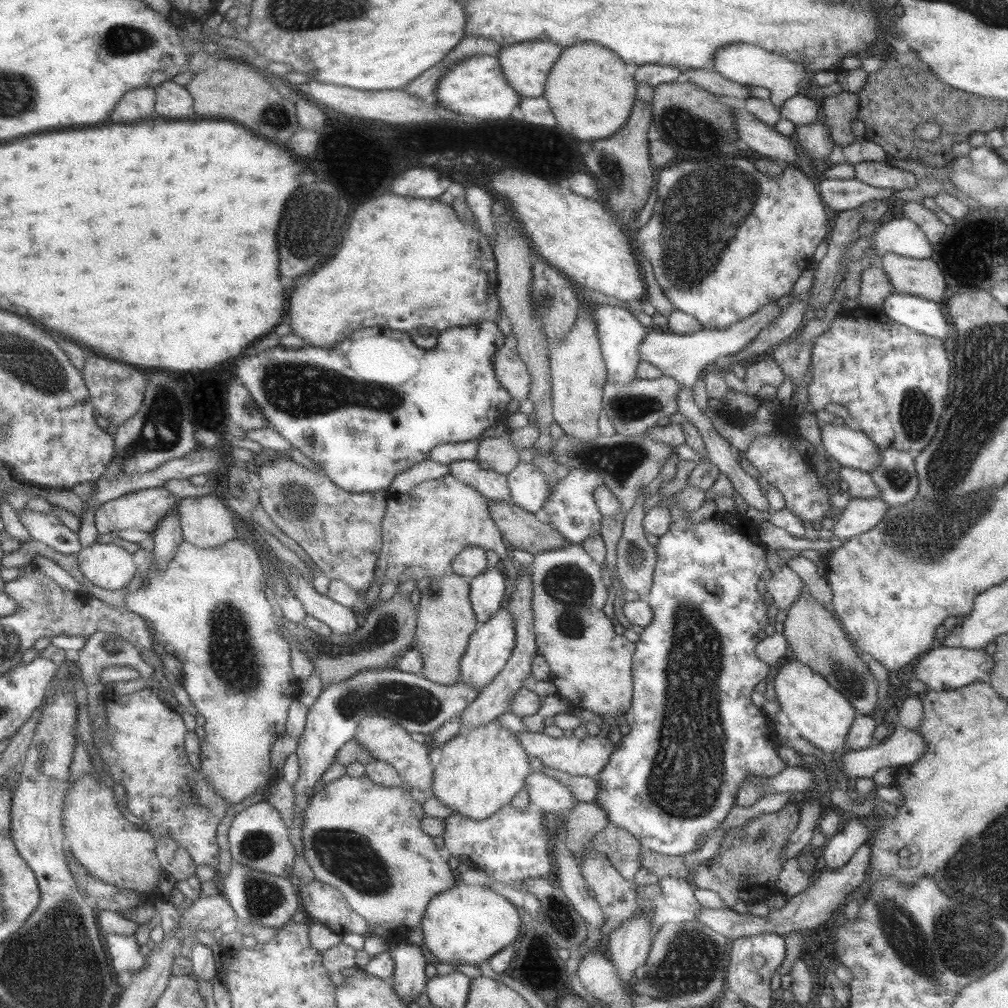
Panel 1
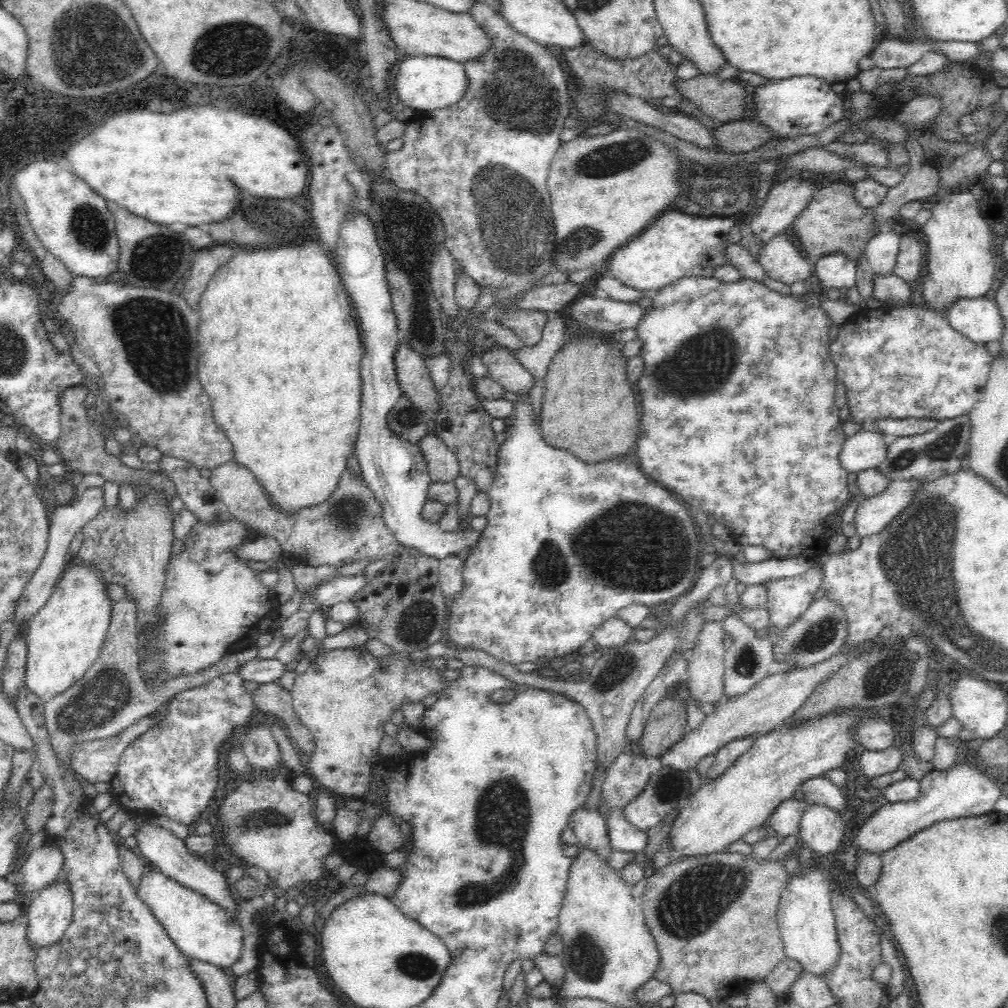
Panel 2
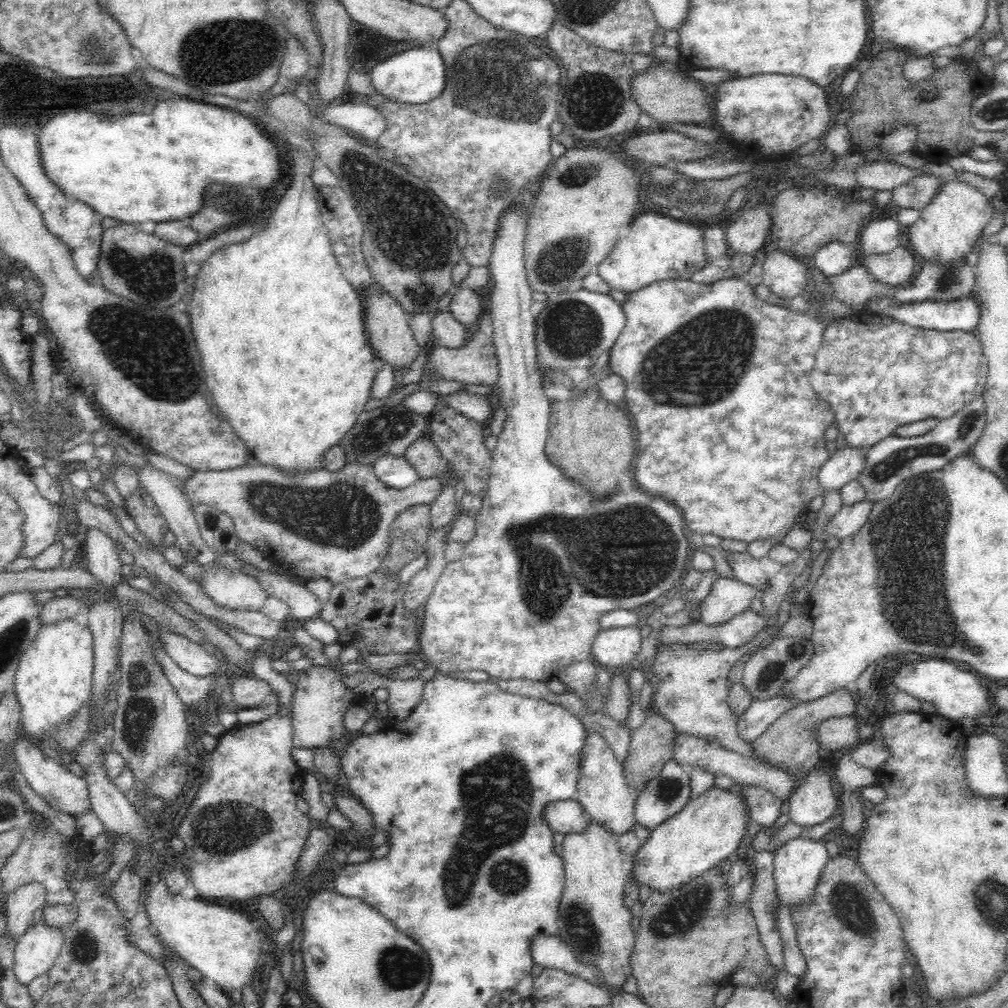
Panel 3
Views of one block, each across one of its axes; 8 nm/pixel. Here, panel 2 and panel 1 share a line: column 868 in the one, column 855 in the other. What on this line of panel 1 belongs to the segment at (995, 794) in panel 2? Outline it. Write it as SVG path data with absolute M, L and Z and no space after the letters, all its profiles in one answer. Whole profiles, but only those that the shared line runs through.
M852 815L852 817L849 818L849 821L845 822L842 828L840 828L834 836L823 844L821 847L821 857L823 858L825 867L834 869L843 866L843 864L854 855L854 852L859 848L859 846L866 842L869 834L865 824L861 822L862 819L863 818Z

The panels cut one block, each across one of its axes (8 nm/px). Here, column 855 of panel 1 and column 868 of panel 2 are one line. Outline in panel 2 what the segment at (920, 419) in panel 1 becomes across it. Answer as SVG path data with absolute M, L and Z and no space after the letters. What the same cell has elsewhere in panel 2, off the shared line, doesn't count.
M861 307L834 330L828 357L835 366L836 378L845 388L852 422L869 428L880 418L927 418L944 420L969 413L988 382L992 354L984 344L970 341L956 332L936 309L930 307Z

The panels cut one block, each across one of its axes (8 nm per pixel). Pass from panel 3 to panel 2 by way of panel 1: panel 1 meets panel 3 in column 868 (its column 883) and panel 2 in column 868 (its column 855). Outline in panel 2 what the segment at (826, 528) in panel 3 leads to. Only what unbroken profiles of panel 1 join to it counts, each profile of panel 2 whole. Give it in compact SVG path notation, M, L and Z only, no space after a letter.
M922 478L921 480L896 480L888 483L888 488L882 492L882 494L878 494L878 496L865 498L857 505L853 524L854 528L858 535L869 535L876 534L880 532L885 526L887 522L890 522L892 518L894 518L911 500L914 494L916 494L916 490L918 490L918 486L920 483L927 481Z

